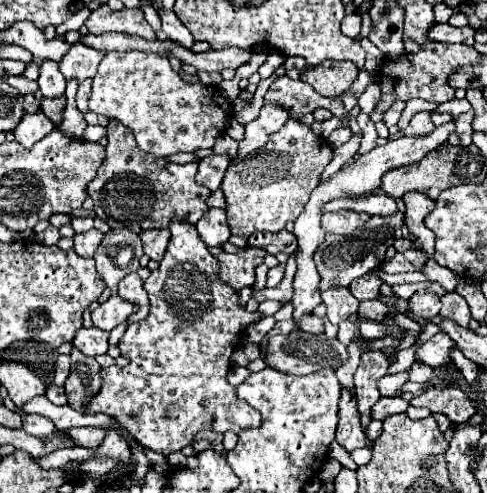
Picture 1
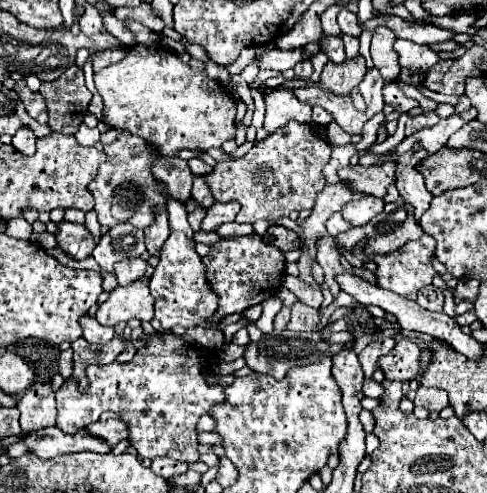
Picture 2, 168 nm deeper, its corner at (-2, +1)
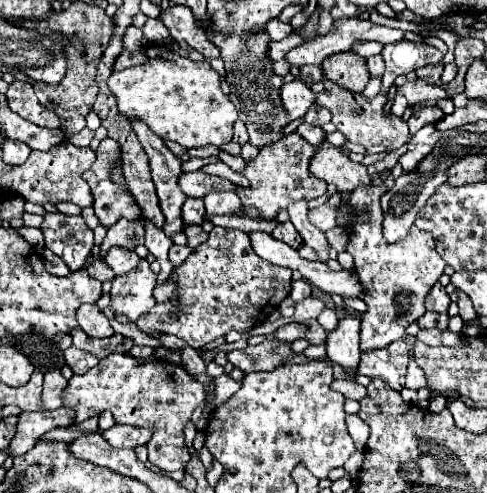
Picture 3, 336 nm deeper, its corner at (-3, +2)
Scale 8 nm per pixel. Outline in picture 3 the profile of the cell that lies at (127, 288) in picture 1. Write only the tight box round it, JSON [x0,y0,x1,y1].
[103,247,139,275]

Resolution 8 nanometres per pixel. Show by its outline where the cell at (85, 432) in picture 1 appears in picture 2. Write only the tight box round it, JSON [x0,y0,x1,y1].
[84,420,128,446]

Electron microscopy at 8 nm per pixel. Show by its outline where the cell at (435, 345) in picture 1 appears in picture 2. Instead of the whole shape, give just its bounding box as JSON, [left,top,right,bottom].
[378,338,420,380]

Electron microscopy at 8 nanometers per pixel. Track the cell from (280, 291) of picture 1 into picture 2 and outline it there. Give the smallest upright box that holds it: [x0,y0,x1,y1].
[288,300,320,332]

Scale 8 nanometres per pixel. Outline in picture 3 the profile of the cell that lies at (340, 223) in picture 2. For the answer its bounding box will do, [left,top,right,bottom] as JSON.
[309,205,335,231]

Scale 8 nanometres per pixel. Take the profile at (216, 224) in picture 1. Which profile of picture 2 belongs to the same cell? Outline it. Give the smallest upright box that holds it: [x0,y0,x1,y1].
[200,202,240,232]

